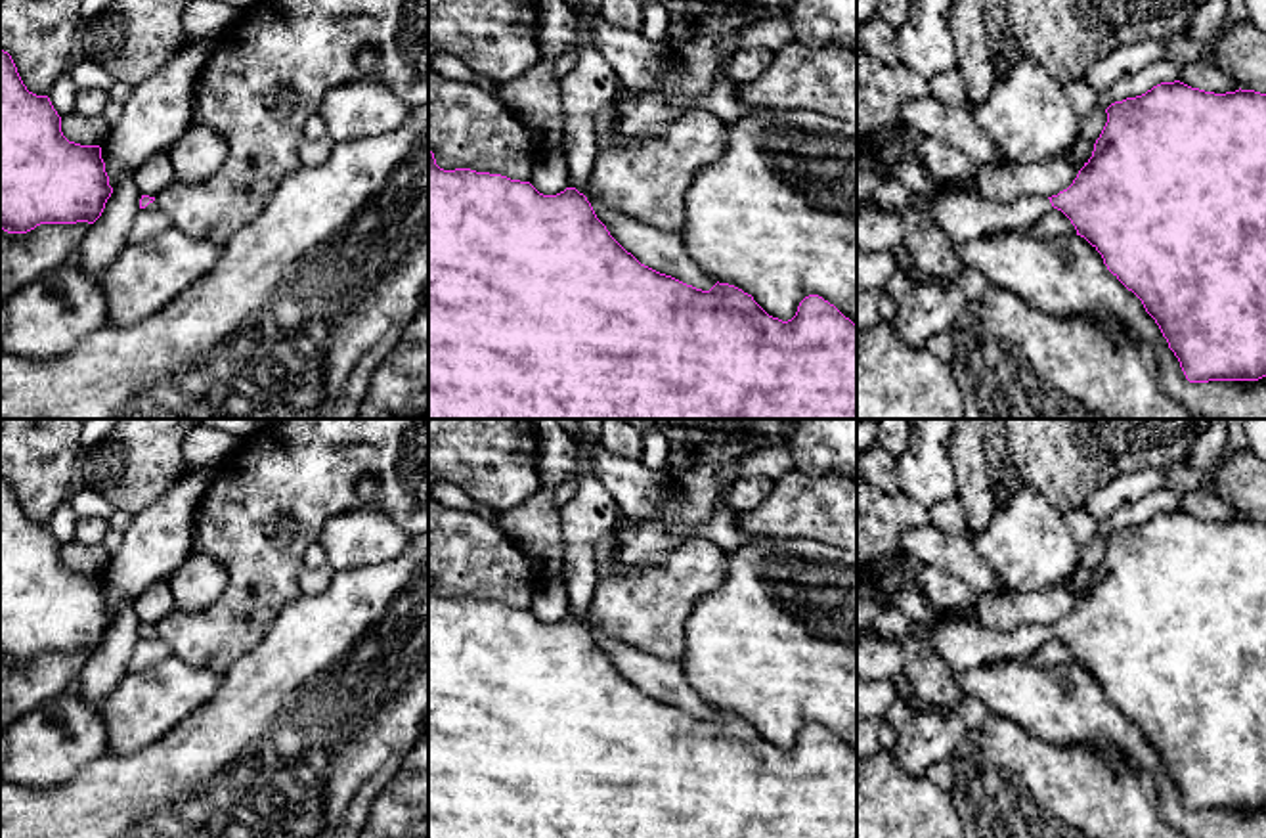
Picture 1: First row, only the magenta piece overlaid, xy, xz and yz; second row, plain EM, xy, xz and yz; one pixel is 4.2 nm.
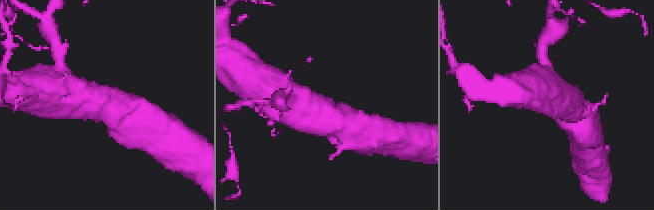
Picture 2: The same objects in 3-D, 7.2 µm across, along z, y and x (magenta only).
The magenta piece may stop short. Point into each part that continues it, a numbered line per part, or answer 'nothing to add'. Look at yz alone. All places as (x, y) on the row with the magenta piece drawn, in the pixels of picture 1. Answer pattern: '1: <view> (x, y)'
1: yz (962, 217)

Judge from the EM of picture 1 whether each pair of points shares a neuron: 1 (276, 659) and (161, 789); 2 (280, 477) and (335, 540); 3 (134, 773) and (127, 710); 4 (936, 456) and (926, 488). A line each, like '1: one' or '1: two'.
1: one
2: two
3: two
4: one

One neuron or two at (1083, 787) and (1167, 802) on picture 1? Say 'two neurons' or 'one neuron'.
two neurons

